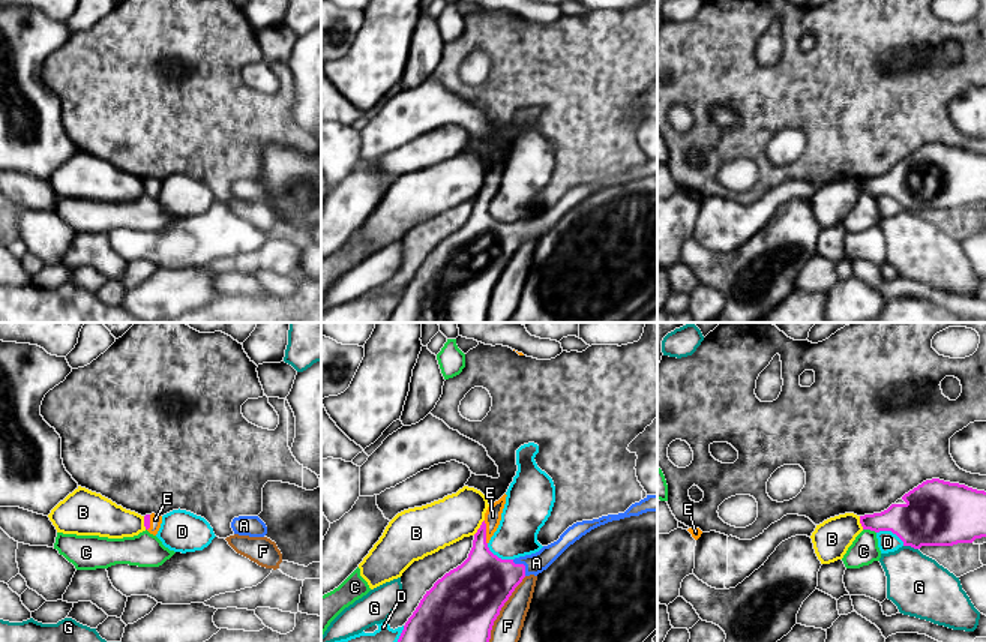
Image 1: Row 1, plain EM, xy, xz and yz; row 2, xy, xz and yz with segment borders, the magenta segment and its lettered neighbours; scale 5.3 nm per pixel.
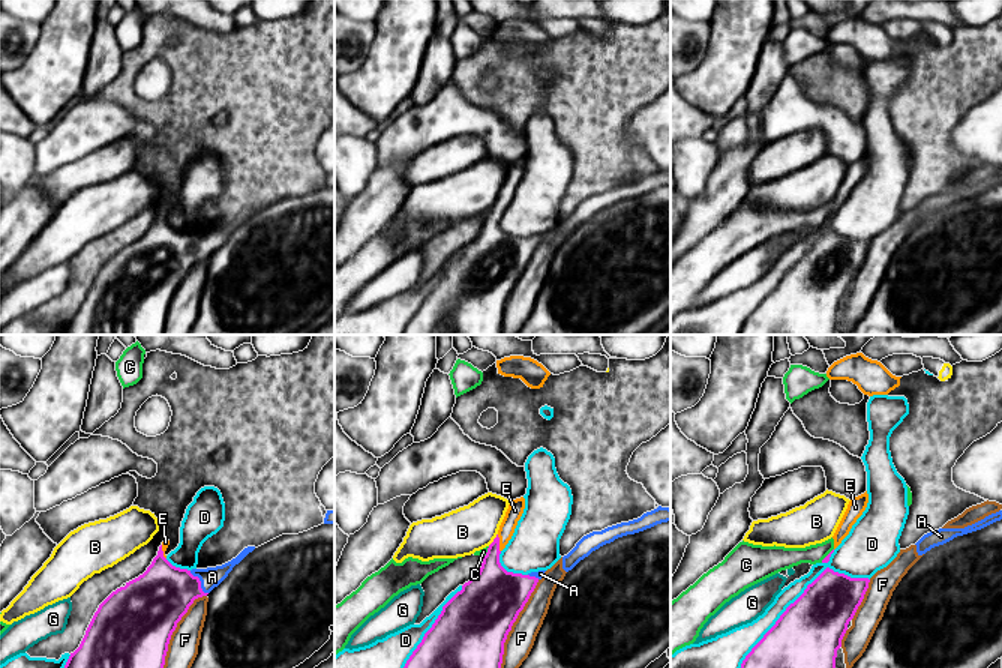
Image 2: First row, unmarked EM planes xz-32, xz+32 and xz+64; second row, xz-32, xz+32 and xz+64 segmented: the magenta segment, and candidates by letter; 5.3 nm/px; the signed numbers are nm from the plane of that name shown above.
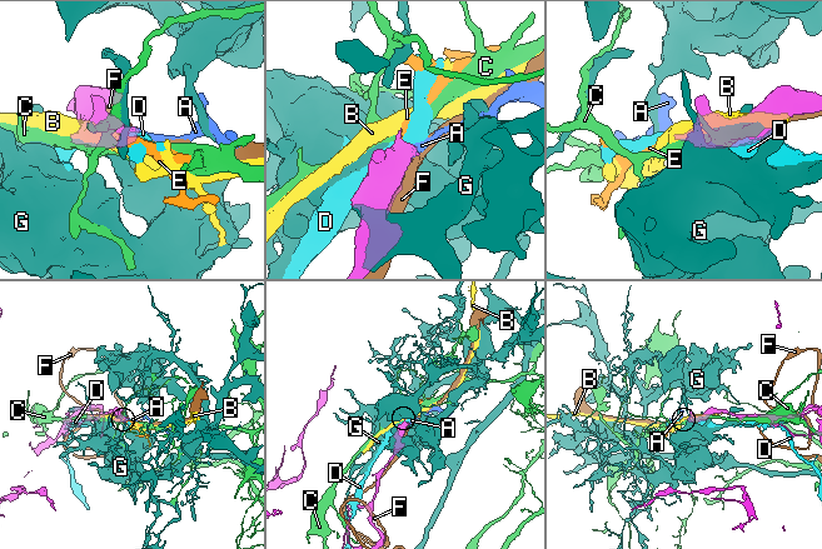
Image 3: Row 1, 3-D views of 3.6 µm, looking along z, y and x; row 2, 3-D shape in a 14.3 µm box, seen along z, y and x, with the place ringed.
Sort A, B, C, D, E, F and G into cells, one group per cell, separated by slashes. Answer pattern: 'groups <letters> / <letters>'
groups A E / B / C / D / F / G

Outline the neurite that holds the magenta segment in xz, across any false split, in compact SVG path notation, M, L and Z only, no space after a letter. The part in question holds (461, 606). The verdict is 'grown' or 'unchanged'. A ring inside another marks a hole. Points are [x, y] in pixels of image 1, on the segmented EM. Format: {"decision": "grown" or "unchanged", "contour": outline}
{"decision": "grown", "contour": "M504 494L498 501L488 507L485 520L474 534L468 558L456 568L446 573L429 591L426 591L416 610L405 622L398 642L489 642L494 621L525 576L537 576L546 570L570 544L600 525L630 516L639 516L647 512L657 512L657 495L647 495L639 502L632 504L624 513L573 524L557 542L543 546L536 554L515 560L501 560L489 550L488 543L500 525L506 496L507 495Z"}

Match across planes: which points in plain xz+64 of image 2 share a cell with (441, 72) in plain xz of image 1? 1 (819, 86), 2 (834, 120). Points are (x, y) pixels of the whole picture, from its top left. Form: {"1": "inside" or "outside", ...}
{"1": "inside", "2": "outside"}

